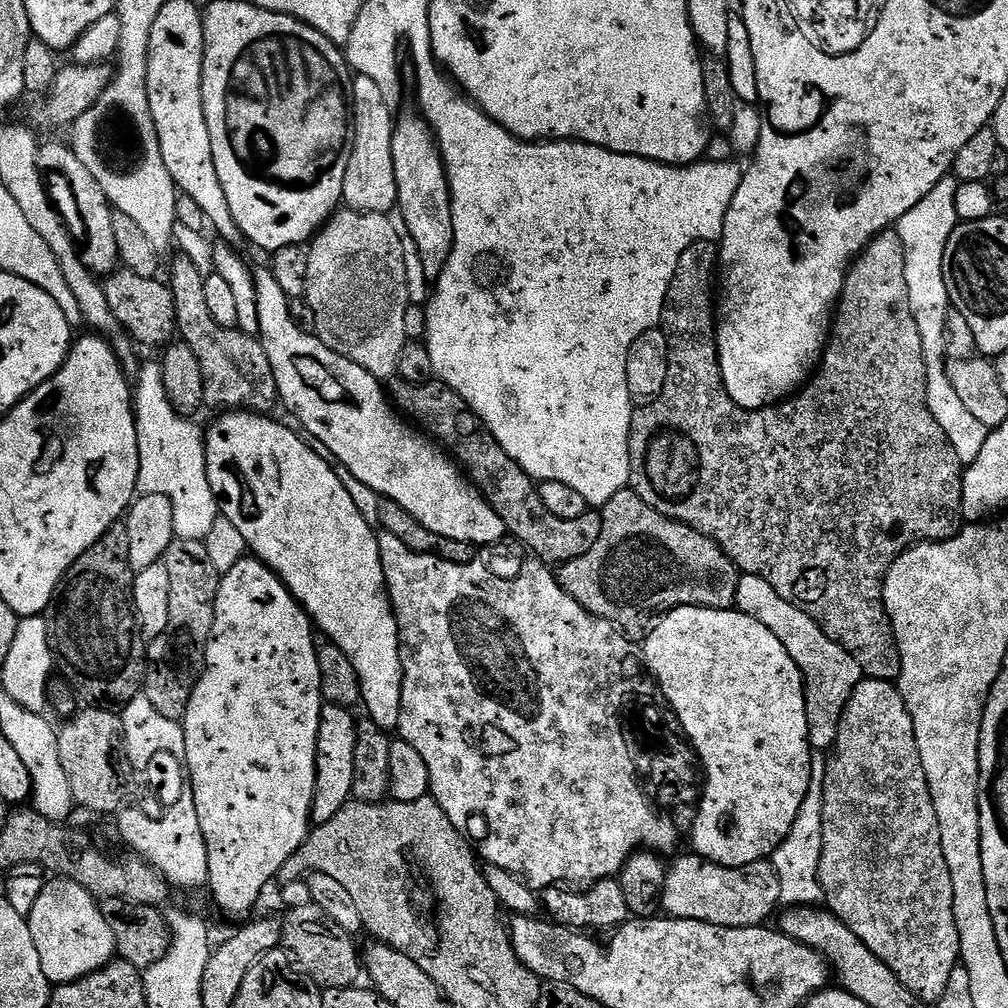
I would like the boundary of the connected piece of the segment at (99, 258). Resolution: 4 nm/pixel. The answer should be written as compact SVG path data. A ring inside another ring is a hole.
M41 143L38 154L40 167L45 173L57 172L62 179L68 180L68 212L66 208L66 223L77 248L80 249L80 260L91 272L97 274L112 274L120 264L118 254L118 238L114 238L114 211L109 204L102 186L98 186L98 178L82 166L78 154L67 143Z

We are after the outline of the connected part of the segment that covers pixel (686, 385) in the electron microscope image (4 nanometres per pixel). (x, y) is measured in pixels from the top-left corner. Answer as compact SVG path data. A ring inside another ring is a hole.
M894 230L880 232L864 247L852 262L848 277L840 292L832 321L832 330L824 355L814 375L791 398L770 408L739 408L730 398L720 369L720 355L716 349L717 309L714 307L712 287L718 284L720 249L713 241L699 240L678 258L678 270L670 282L668 297L664 303L662 331L668 340L668 373L662 394L650 404L637 407L632 414L630 446L630 487L658 514L671 520L696 528L716 541L723 552L732 559L741 573L761 576L786 602L798 606L834 642L838 642L852 655L854 662L870 680L900 679L900 651L892 633L892 623L884 605L884 579L894 562L909 548L925 542L949 540L957 536L965 523L962 514L962 490L964 489L965 465L960 463L954 446L942 434L942 426L934 422L928 405L928 367L922 350L922 334L918 334L916 314L910 310L910 294L906 294L906 258L902 238Z

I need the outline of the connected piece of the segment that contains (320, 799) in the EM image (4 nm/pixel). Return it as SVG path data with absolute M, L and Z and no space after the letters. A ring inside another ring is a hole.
M325 703L318 722L318 746L316 747L316 785L312 803L313 825L330 822L342 806L352 799L354 786L354 748L358 746L357 717L353 709Z

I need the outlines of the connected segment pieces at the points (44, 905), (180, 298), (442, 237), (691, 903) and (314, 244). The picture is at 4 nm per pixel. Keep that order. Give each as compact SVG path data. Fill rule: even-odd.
M49 879L27 918L38 958L42 961L42 974L46 974L53 986L73 984L86 978L112 963L116 956L114 930L110 930L110 922L106 922L96 897L78 886L78 882Z
M177 255L175 259L176 261L172 264L170 287L174 294L176 330L179 339L186 346L190 346L190 350L194 350L199 364L202 365L205 405L209 409L211 407L220 408L216 410L243 410L245 412L259 412L261 414L271 413L273 411L271 409L272 403L277 403L278 393L274 370L270 366L270 358L266 358L266 350L261 346L259 339L253 338L241 330L218 326L218 322L214 322L214 318L210 315L210 310L206 306L206 282L204 281L204 275L198 270L198 266L194 266L194 262L190 262L190 258Z
M415 111L408 112L405 116L397 115L395 117L396 125L394 126L394 178L398 182L398 194L396 195L398 201L398 214L406 222L408 231L406 233L407 239L410 241L412 239L412 244L416 247L416 256L420 259L420 268L424 271L424 276L429 282L435 282L439 280L440 275L444 273L444 267L446 262L450 258L452 253L452 247L454 246L454 222L452 221L452 195L448 189L448 175L444 169L444 163L440 157L440 147L436 145L436 137L432 134L432 127L428 125L423 116L417 114Z
M687 854L677 855L676 861L668 868L666 878L666 890L664 891L663 911L673 920L697 920L714 926L726 926L727 928L754 928L765 923L764 920L776 907L781 907L780 883L774 866L768 860L759 860L750 866L738 866L727 868L721 864L715 864L709 860L703 860L701 856Z
M340 210L328 219L316 233L308 248L306 294L314 318L318 318L315 335L330 350L358 362L377 380L387 382L396 375L398 358L402 358L406 338L406 310L408 297L408 260L404 257L405 241L392 225L392 216L382 212L354 212Z

